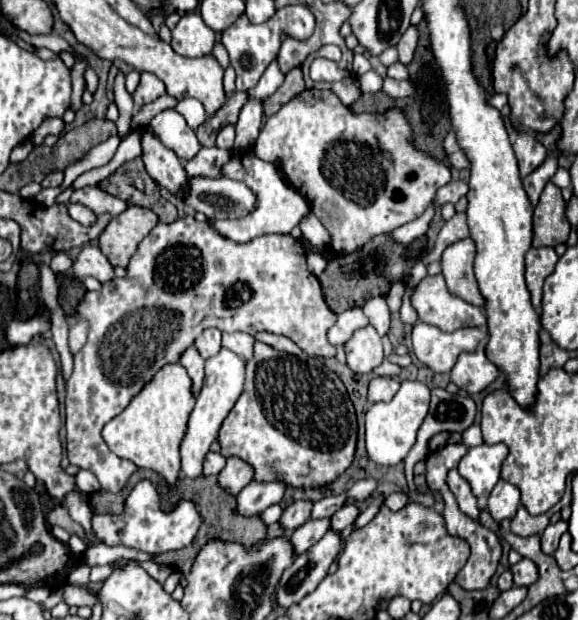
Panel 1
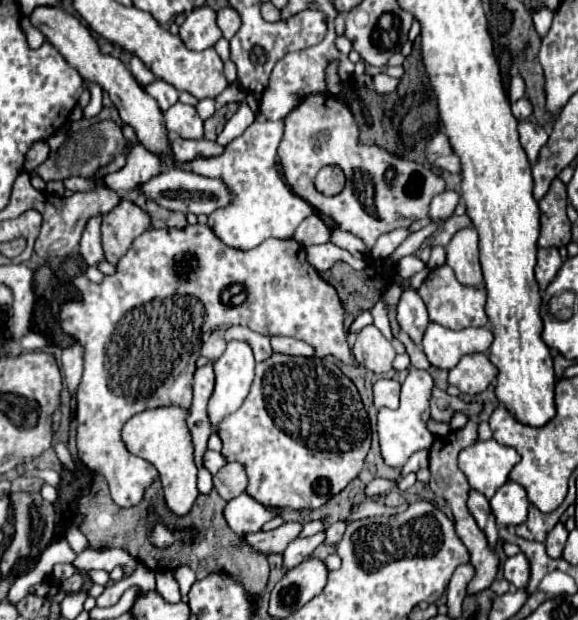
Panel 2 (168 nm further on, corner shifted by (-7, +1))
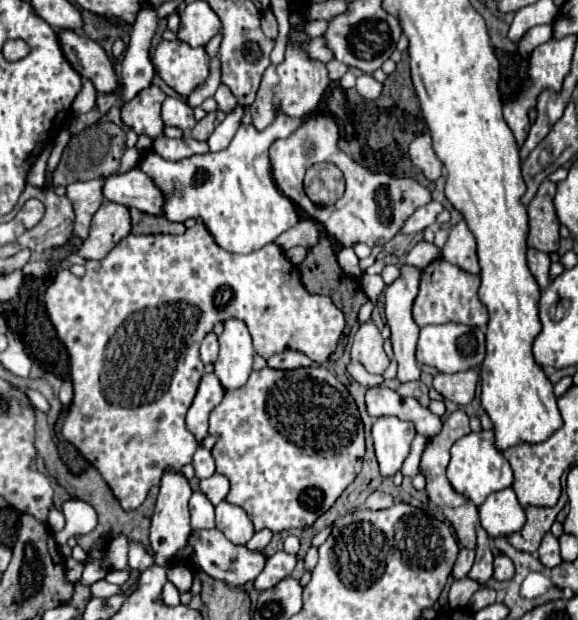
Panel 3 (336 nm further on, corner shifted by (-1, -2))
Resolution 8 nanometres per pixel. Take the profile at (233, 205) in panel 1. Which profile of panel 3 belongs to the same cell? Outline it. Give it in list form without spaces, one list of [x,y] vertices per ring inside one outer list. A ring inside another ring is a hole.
[[[139,167],[123,175],[111,175],[105,181],[105,199],[125,207],[137,207],[149,215],[161,215],[165,205],[165,193]]]

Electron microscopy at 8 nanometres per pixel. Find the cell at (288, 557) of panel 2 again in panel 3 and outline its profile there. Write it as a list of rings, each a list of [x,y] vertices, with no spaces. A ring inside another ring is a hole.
[[[277,551],[273,557],[267,559],[265,569],[255,579],[255,587],[259,591],[265,591],[265,589],[277,585],[281,579],[291,575],[291,571],[295,569],[295,563],[297,563],[297,555],[291,555],[291,553],[285,553],[285,551]]]

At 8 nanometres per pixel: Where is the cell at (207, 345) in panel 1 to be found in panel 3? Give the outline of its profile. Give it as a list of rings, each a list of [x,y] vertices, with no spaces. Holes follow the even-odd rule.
[[[209,333],[203,343],[201,343],[201,361],[203,363],[215,363],[217,361],[217,353],[219,353],[219,343],[217,343],[217,335]]]

